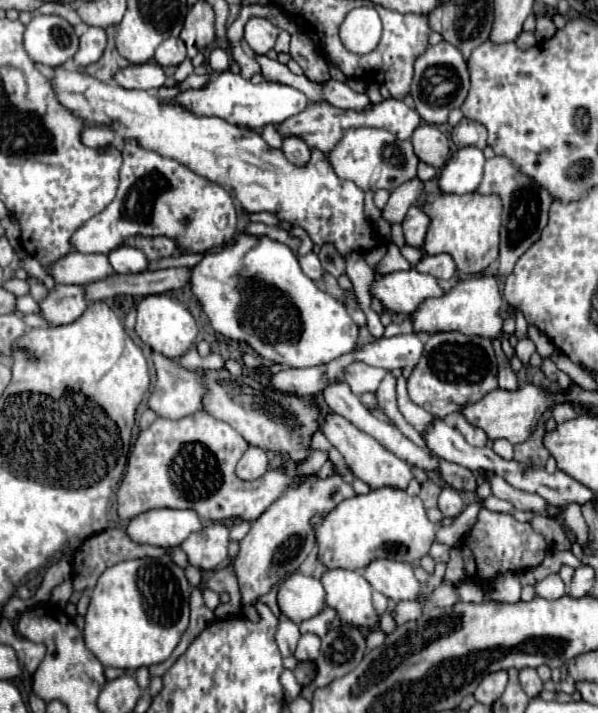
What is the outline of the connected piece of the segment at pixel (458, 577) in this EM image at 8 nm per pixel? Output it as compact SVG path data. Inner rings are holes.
M453 547L451 549L451 559L449 559L449 567L447 567L447 573L445 573L445 581L449 583L461 583L465 579L465 571L463 571L463 557L461 557L461 551L459 547Z

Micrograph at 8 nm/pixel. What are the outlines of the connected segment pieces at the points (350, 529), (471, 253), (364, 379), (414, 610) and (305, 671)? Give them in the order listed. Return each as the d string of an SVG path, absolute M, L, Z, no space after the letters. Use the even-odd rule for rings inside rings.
M375 489L367 495L355 495L353 499L341 501L333 511L327 515L315 515L311 527L315 529L317 549L319 549L319 561L327 569L365 569L373 559L391 559L401 563L417 565L423 555L429 553L429 547L435 539L435 525L427 519L425 507L419 497L411 497L401 489Z
M443 193L433 203L427 203L425 213L431 217L431 227L423 245L427 255L449 253L455 259L457 271L463 275L479 275L499 257L499 225L501 225L499 195Z
M353 363L345 369L345 383L351 387L351 391L355 395L363 395L363 393L377 391L377 387L385 375L387 375L385 369L371 367L365 363Z
M399 601L395 605L395 623L403 625L407 621L415 621L423 615L423 607L417 601Z
M301 661L297 667L295 667L295 677L299 681L299 685L309 685L313 679L315 679L315 673L317 673L317 667L313 661Z

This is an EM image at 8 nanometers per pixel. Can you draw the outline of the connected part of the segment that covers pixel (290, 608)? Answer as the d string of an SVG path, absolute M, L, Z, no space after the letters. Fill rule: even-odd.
M293 573L281 585L277 599L279 599L281 611L297 625L301 621L307 621L319 615L327 607L325 589L321 581L301 573Z

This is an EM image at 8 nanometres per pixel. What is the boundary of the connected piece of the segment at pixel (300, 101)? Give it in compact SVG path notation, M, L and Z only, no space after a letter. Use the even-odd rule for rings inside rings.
M223 71L223 73L215 75L207 87L181 93L175 101L183 107L189 107L197 115L223 117L225 121L229 121L233 125L243 125L249 129L261 129L269 123L281 125L285 119L301 113L309 103L309 99L301 91L297 91L289 85L269 83L269 81L261 81L257 85L253 85L251 81L247 81L241 75L235 75L231 71Z

